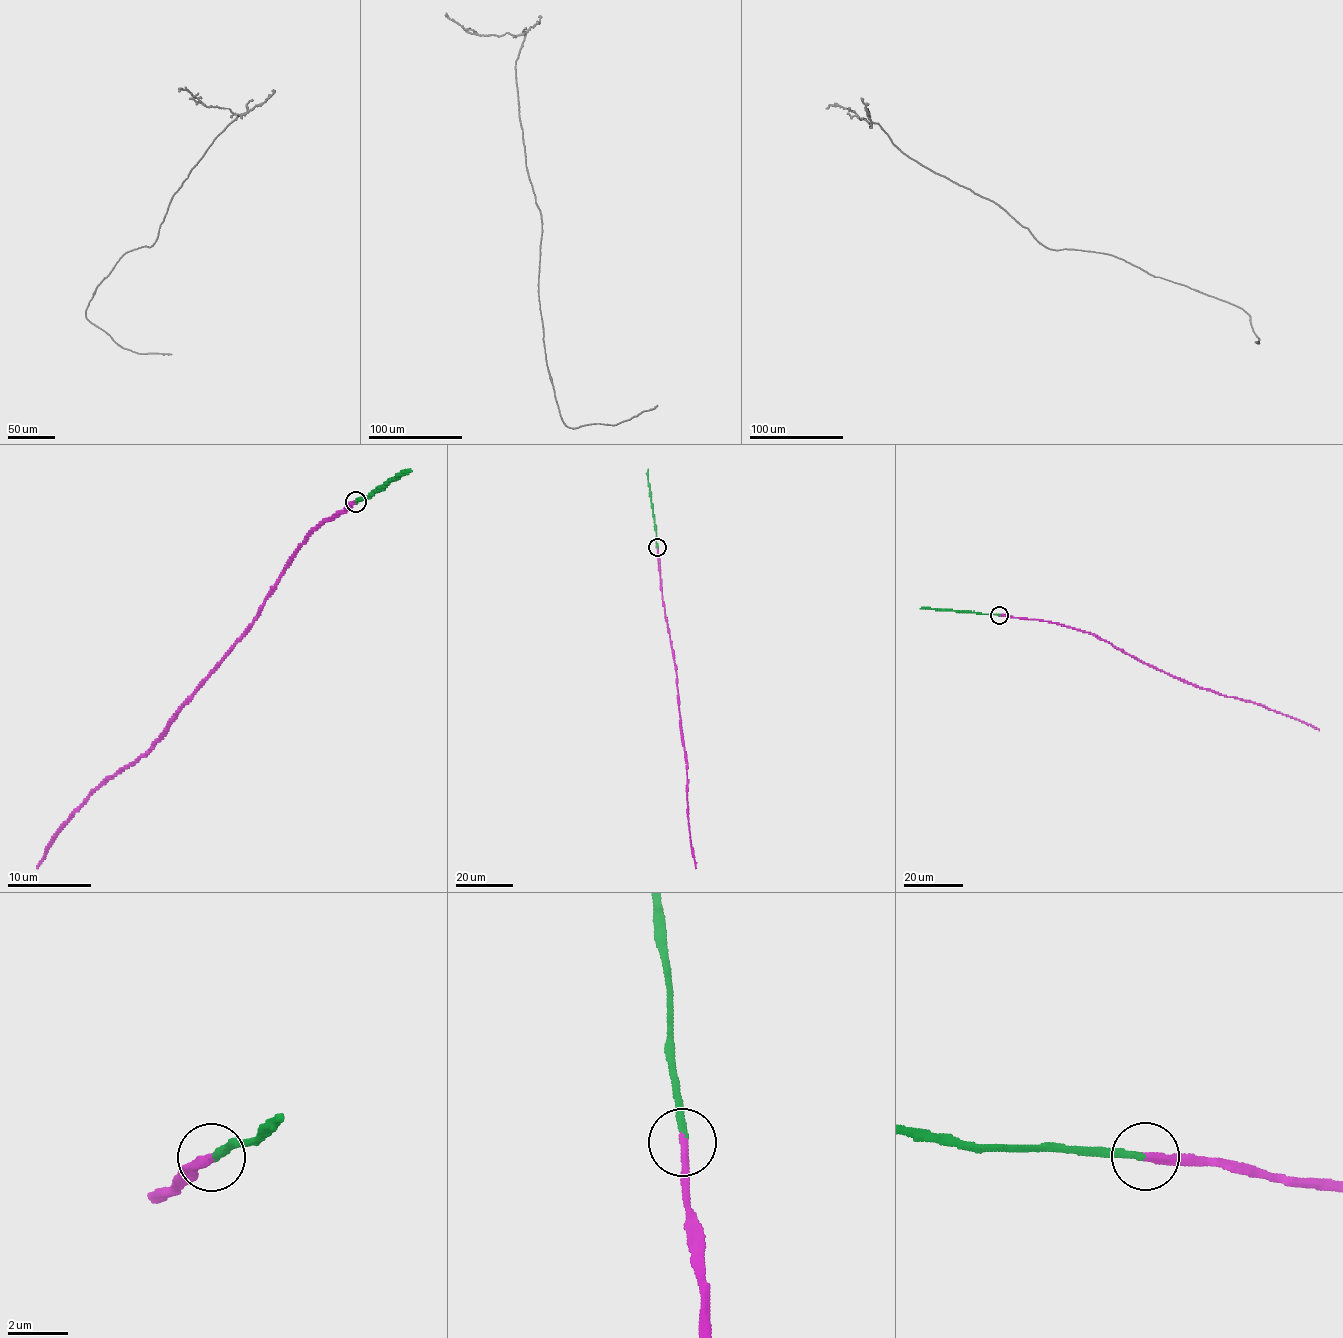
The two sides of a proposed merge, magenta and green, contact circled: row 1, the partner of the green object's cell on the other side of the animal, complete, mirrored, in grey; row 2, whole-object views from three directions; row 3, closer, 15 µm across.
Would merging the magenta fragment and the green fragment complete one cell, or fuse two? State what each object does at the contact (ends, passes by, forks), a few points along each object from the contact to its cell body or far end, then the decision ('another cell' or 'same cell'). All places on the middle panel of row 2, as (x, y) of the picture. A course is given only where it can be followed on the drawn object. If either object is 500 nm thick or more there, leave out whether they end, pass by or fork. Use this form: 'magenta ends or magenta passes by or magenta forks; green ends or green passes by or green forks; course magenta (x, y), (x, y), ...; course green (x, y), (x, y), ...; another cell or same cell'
magenta ends; green ends; course magenta (657, 547), (662, 599), (676, 669), (687, 766), (689, 827), (696, 868); course green (657, 547), (647, 468); same cell

